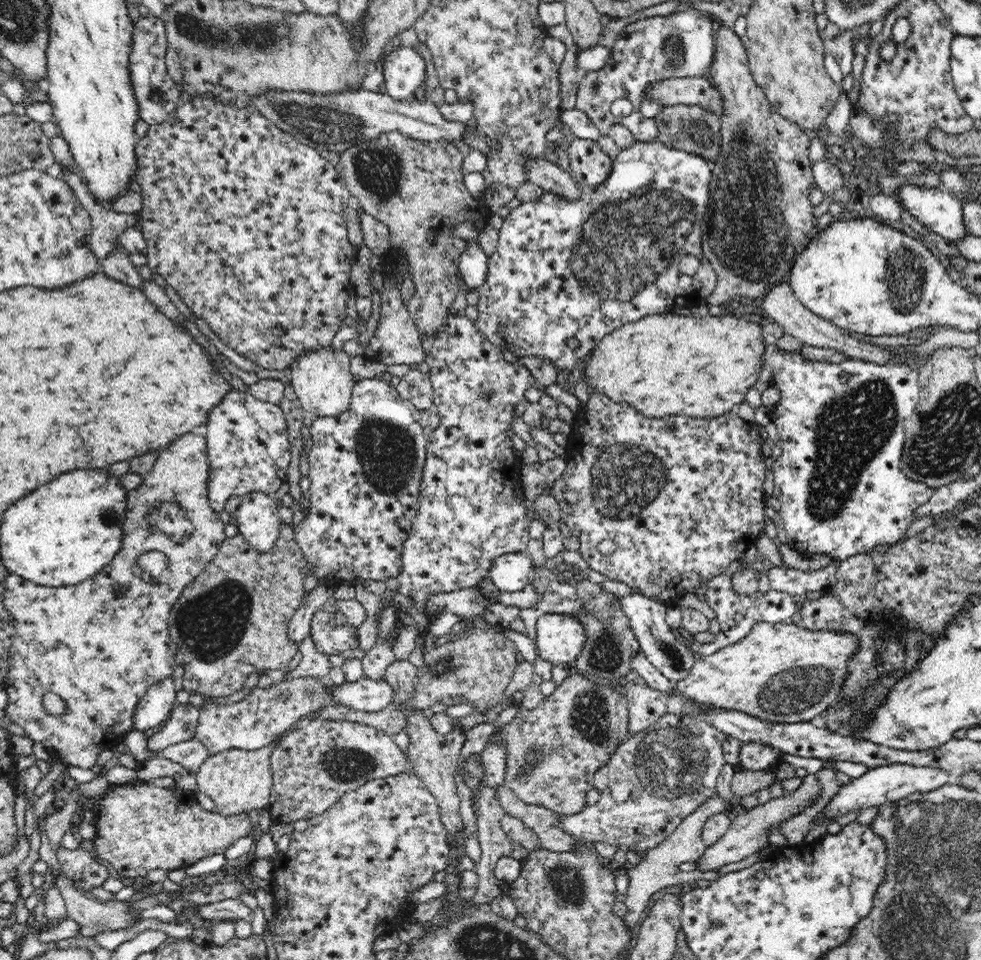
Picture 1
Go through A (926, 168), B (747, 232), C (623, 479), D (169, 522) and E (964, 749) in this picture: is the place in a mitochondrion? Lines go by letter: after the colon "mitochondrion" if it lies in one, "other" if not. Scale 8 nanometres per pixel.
A: other
B: mitochondrion
C: mitochondrion
D: mitochondrion
E: other

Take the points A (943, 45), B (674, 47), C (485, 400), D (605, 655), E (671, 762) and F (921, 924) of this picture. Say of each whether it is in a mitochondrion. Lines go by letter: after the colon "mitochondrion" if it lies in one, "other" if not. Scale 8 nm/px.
A: other
B: mitochondrion
C: mitochondrion
D: mitochondrion
E: mitochondrion
F: mitochondrion

